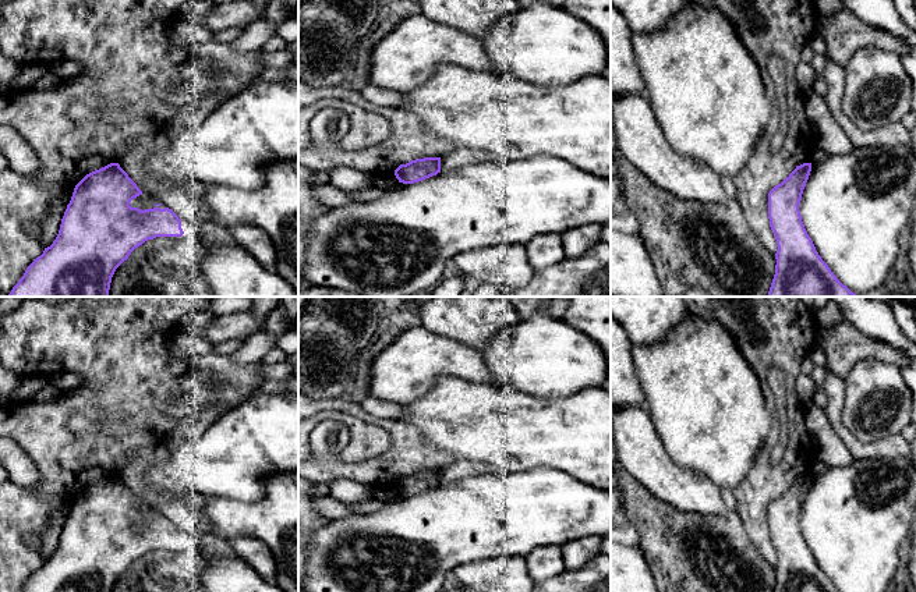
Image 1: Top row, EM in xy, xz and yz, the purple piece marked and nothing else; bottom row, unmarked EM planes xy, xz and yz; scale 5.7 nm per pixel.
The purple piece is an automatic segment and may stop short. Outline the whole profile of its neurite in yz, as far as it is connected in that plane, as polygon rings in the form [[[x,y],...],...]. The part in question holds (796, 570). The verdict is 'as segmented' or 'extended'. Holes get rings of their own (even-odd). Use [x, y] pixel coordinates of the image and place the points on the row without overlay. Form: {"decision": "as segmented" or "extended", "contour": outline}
{"decision": "as segmented", "contour": [[[803,475],[768,504],[770,539],[777,552],[772,592],[838,592],[821,571],[802,533],[799,517],[811,483]]]}

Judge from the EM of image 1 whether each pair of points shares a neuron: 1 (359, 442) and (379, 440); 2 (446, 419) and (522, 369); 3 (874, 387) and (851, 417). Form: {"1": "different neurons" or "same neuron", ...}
{"1": "same neuron", "2": "same neuron", "3": "same neuron"}

